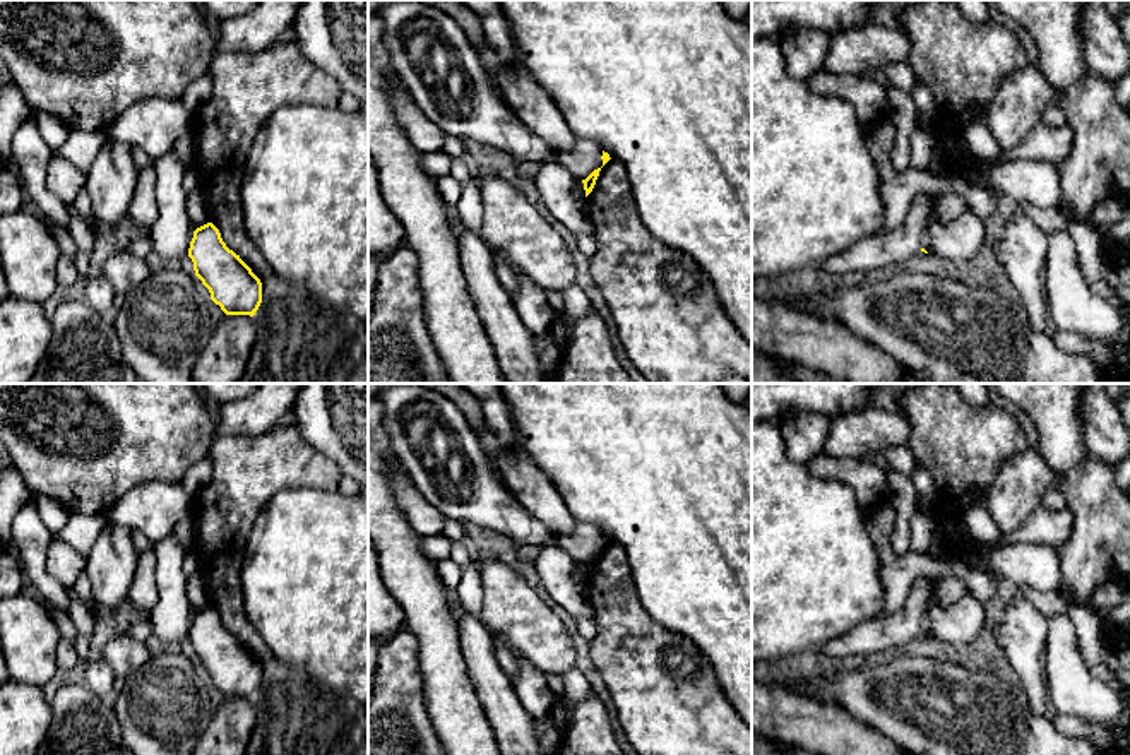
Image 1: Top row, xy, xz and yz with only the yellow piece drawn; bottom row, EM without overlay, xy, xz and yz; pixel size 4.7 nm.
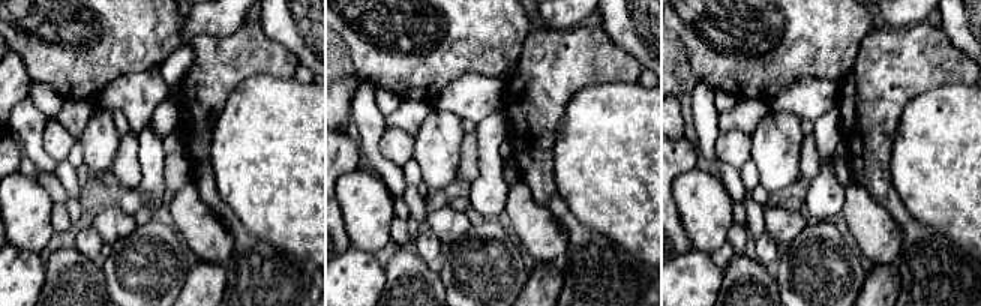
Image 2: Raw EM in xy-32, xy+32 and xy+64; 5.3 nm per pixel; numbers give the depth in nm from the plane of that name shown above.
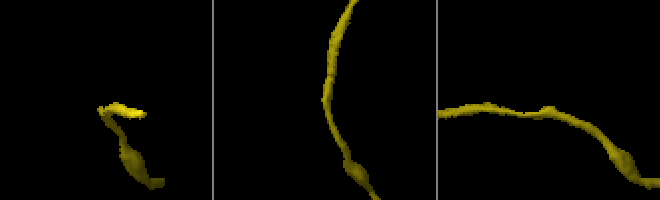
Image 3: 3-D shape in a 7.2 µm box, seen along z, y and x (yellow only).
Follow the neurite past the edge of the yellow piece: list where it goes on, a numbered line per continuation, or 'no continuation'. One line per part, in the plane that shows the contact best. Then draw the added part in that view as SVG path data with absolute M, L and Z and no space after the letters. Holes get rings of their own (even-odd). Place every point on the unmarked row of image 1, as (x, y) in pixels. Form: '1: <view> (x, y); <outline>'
no continuation

